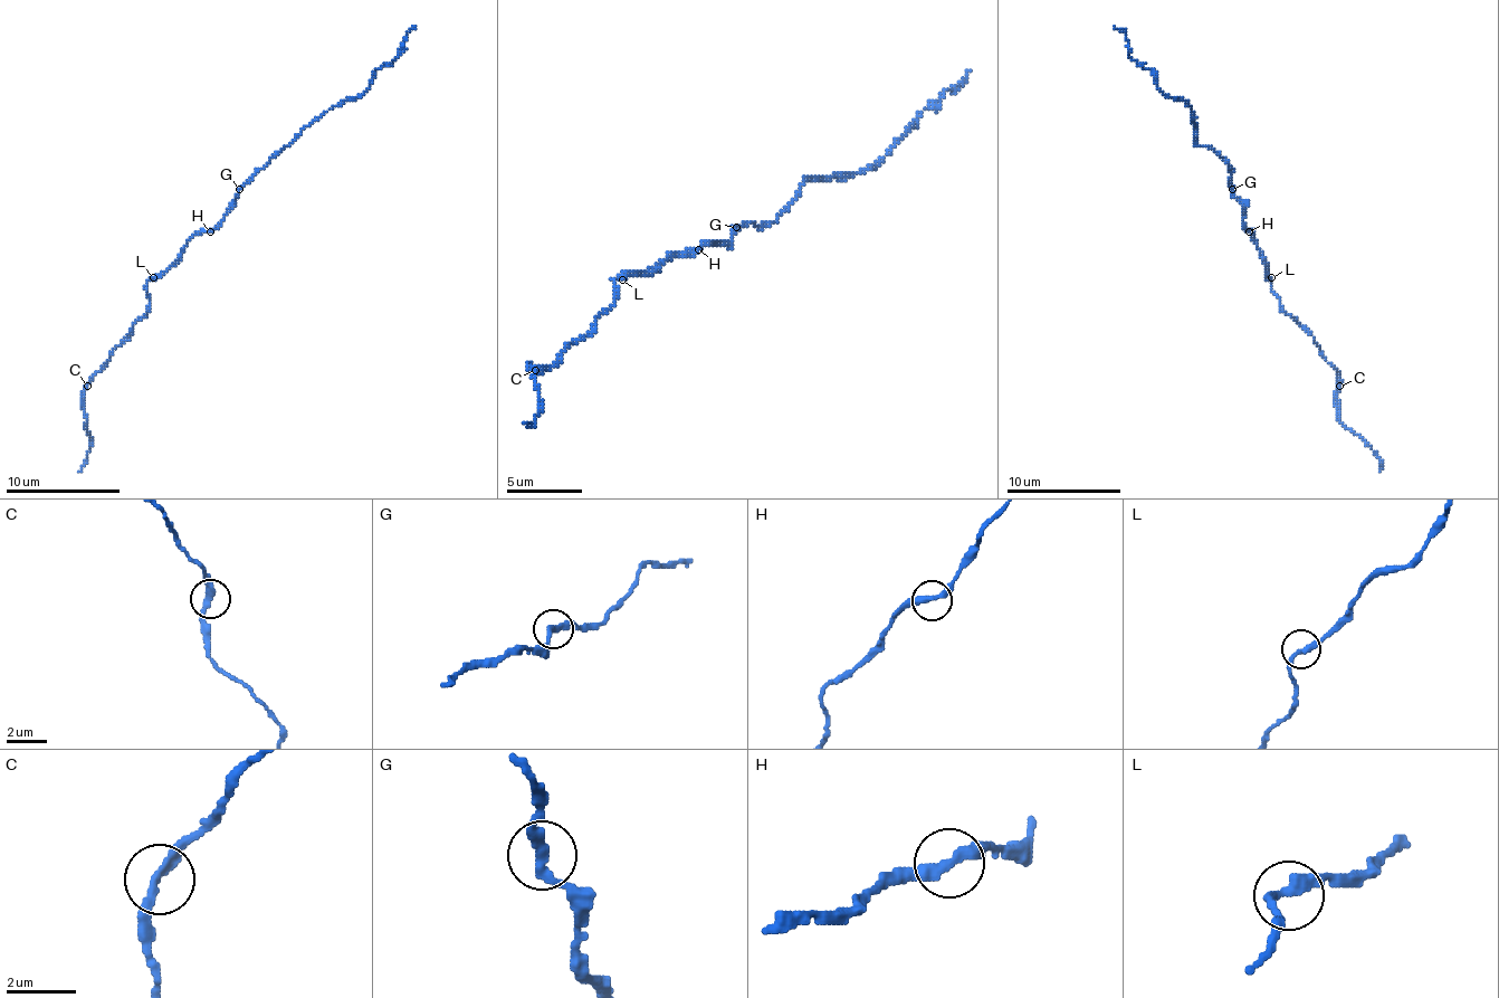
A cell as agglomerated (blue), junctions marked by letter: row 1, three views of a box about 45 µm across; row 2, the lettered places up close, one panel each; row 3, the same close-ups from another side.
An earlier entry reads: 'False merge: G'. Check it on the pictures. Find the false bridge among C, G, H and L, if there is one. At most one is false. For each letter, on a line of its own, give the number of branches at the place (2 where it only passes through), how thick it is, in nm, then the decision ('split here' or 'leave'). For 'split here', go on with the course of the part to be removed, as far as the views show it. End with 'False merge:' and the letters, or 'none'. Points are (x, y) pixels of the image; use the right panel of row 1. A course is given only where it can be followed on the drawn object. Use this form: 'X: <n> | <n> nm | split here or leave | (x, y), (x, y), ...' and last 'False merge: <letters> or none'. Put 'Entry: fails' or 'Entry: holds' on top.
Entry: fails
C: 2 | 280 nm | leave
G: 2 | 280 nm | leave
H: 2 | 320 nm | leave
L: 2 | 300 nm | leave
False merge: none

